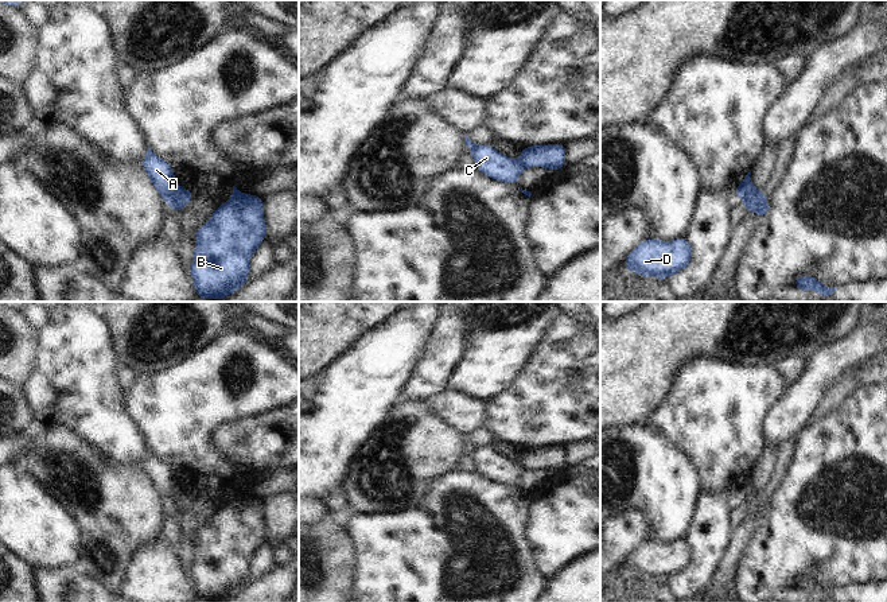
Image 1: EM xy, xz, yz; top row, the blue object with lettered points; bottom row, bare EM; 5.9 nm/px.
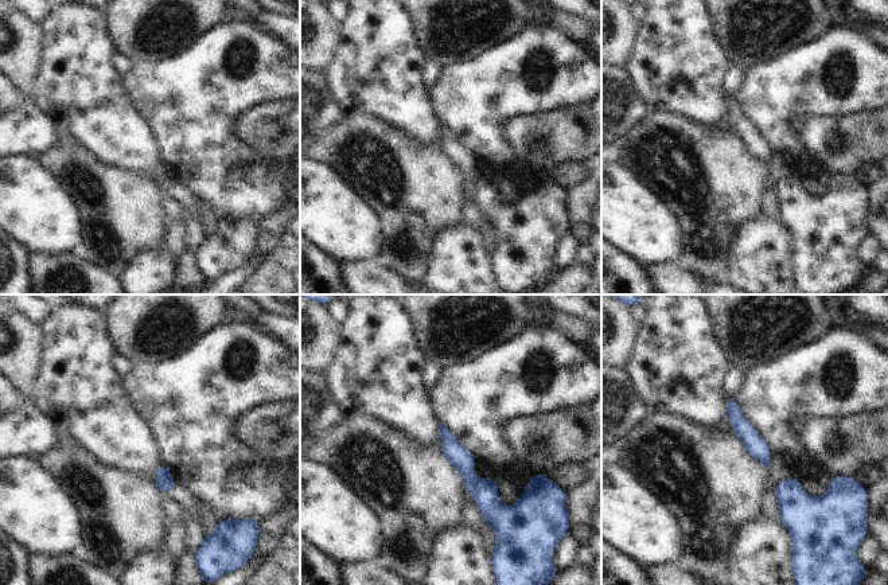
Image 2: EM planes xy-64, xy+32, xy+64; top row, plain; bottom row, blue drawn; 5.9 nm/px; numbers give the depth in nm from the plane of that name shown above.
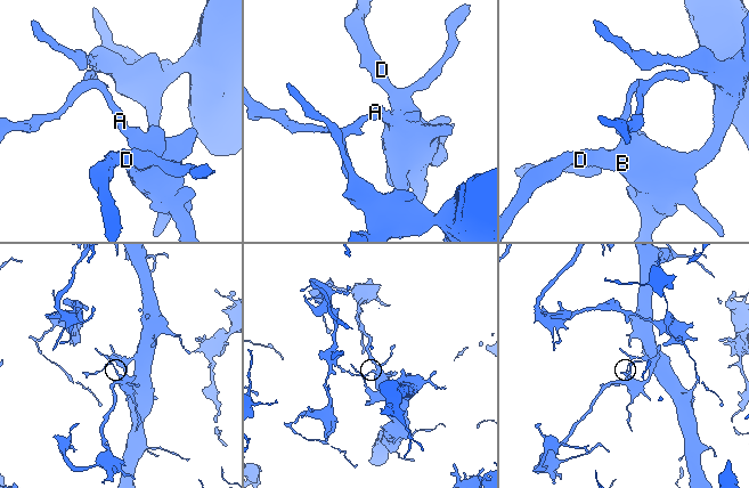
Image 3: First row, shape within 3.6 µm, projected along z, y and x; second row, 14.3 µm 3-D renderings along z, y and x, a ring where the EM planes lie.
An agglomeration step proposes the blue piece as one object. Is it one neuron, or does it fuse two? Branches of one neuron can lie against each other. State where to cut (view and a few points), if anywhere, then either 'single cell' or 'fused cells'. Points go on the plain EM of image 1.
xy (178, 488), (176, 497), (168, 507) | fused cells

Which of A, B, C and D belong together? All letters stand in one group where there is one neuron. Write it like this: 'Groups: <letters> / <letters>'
Groups: A / B C D

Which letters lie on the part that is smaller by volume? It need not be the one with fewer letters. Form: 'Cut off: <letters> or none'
Cut off: A

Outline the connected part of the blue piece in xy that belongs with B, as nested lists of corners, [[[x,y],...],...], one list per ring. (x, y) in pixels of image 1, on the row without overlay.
[[[233,488],[230,502],[194,535],[191,580],[197,598],[222,602],[249,583],[249,562],[265,540],[264,501]]]

